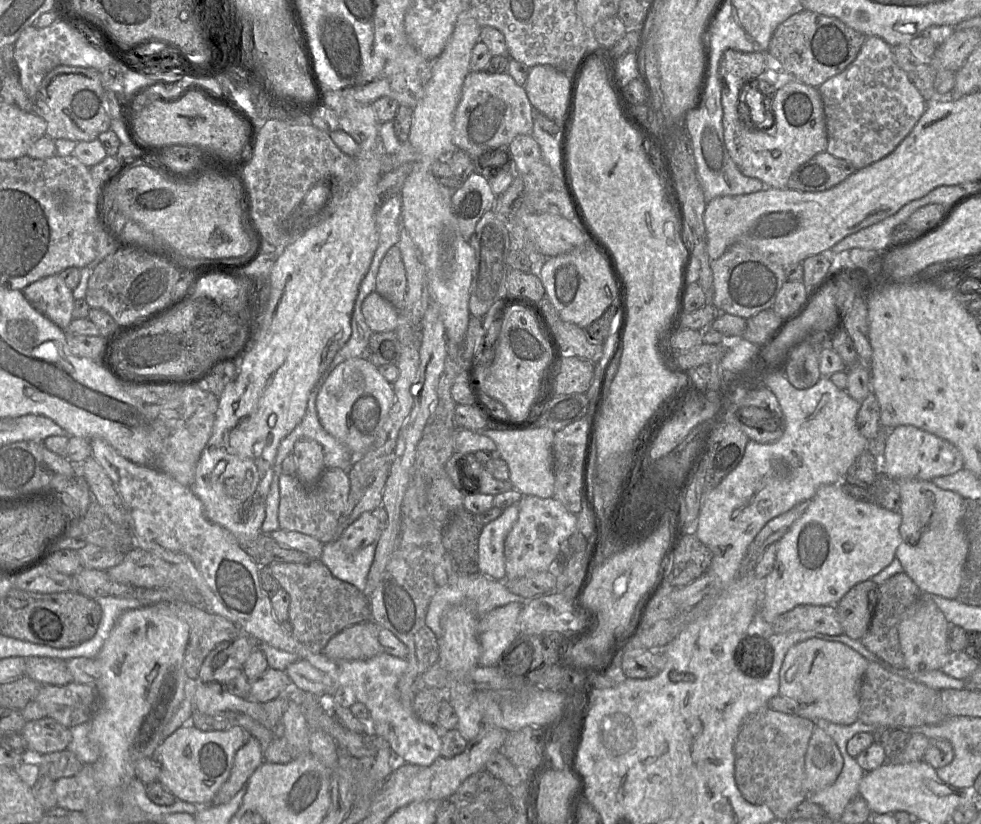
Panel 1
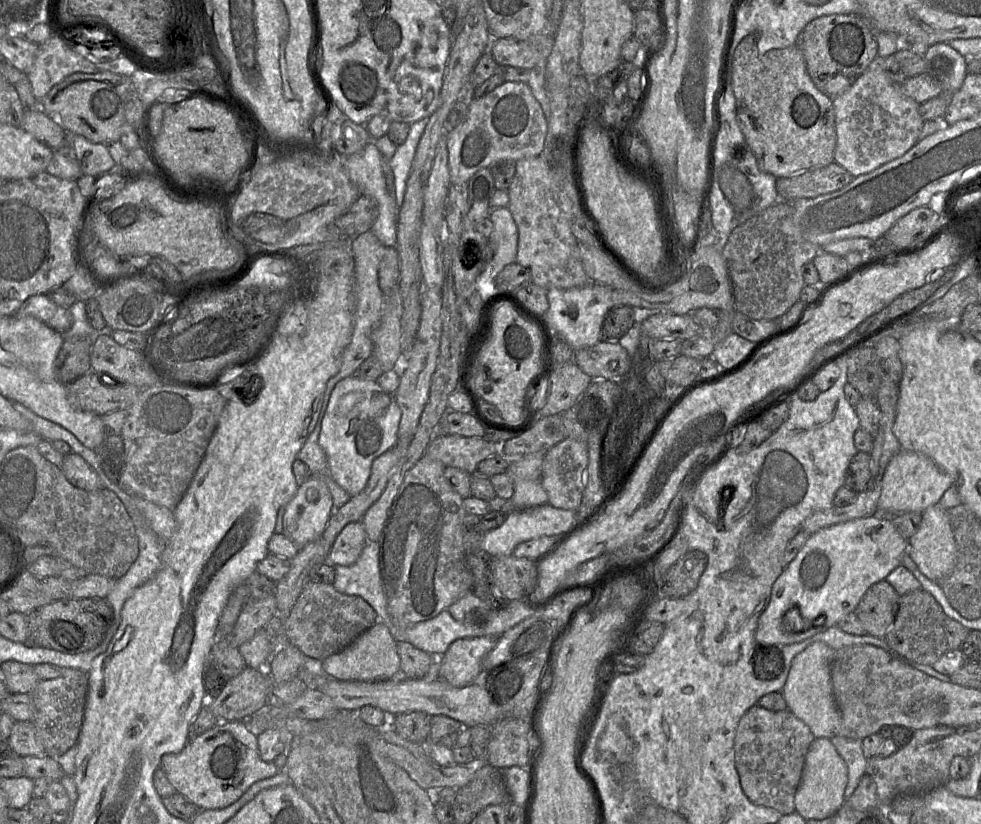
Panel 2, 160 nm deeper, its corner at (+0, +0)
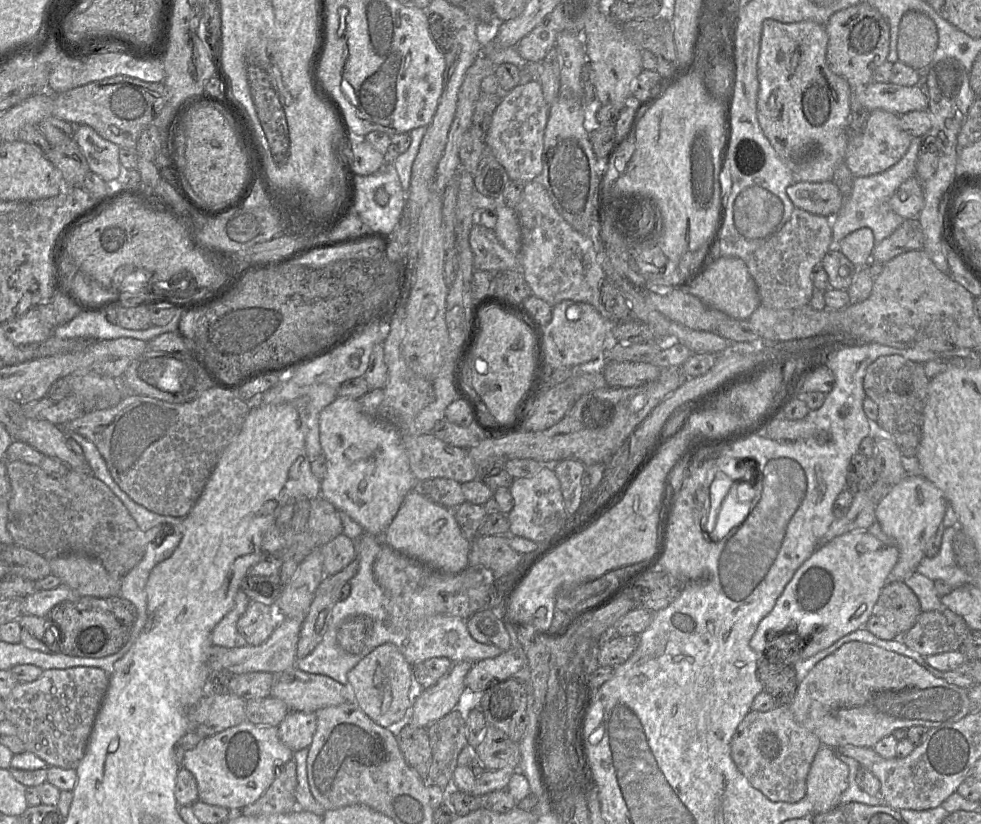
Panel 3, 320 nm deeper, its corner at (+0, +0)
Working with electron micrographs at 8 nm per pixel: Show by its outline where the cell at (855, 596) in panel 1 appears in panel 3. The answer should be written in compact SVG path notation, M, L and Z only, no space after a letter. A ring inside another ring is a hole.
M888 582L882 588L876 614L886 620L892 632L902 636L915 624L921 612L918 597L904 582Z

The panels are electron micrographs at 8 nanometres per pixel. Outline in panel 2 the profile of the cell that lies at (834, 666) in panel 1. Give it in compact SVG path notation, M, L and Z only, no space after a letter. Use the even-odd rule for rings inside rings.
M817 641L807 646L792 660L782 694L790 710L802 720L816 738L832 738L838 735L841 716L836 705L831 681L831 664L836 650L827 644Z

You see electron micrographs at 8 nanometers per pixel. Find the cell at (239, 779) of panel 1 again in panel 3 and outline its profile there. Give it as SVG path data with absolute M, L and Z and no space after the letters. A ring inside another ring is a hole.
M294 711L278 725L278 735L281 742L295 753L310 746L316 727L315 712Z

